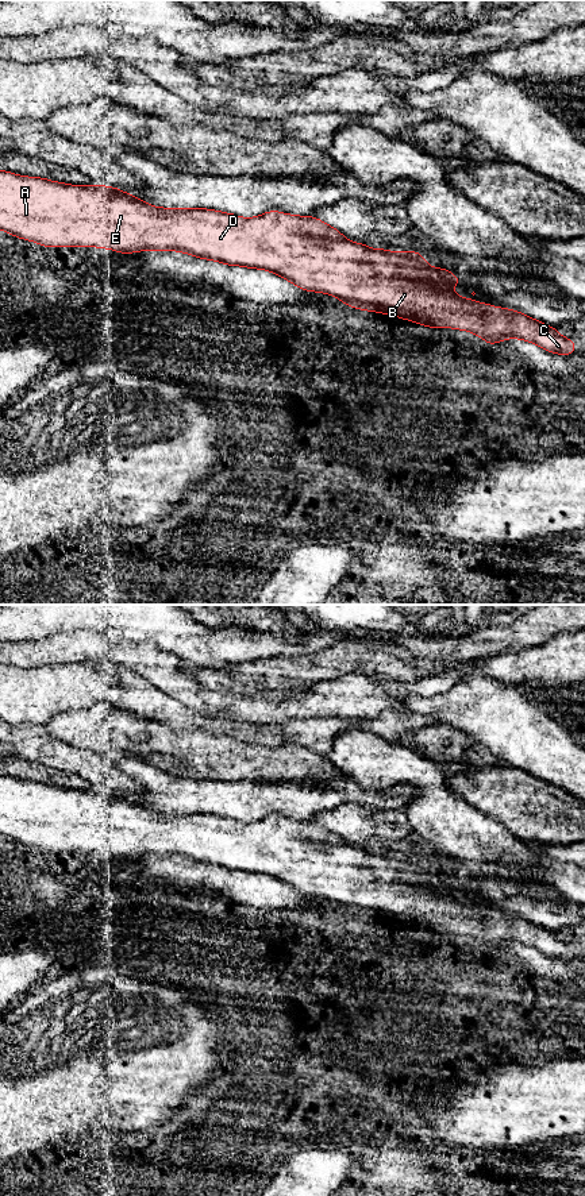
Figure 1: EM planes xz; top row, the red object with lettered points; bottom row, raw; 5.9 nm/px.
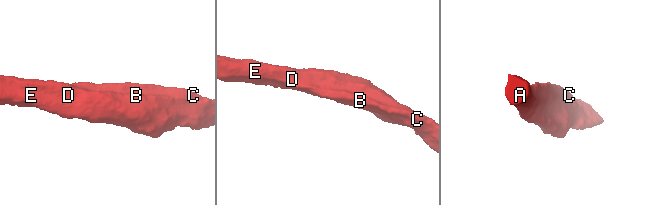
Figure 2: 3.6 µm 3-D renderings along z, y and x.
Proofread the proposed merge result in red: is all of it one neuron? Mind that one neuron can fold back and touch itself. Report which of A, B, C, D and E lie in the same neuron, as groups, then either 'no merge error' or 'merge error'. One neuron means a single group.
A B C D E | no merge error

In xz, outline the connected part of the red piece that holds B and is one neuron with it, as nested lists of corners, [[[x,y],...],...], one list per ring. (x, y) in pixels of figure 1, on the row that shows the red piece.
[[[0,170],[0,229],[19,238],[39,243],[43,247],[100,247],[120,254],[135,251],[181,251],[200,259],[218,261],[230,266],[262,269],[274,273],[307,292],[319,292],[338,297],[345,305],[361,310],[378,312],[428,328],[455,328],[470,331],[489,346],[505,339],[531,342],[547,352],[569,356],[577,343],[558,333],[557,328],[516,312],[461,298],[449,285],[462,285],[449,269],[436,269],[426,263],[419,251],[392,252],[384,248],[370,250],[369,244],[346,239],[336,228],[313,216],[295,216],[269,211],[257,217],[239,217],[204,208],[158,208],[112,186],[78,186],[54,182],[41,177],[24,177]]]

